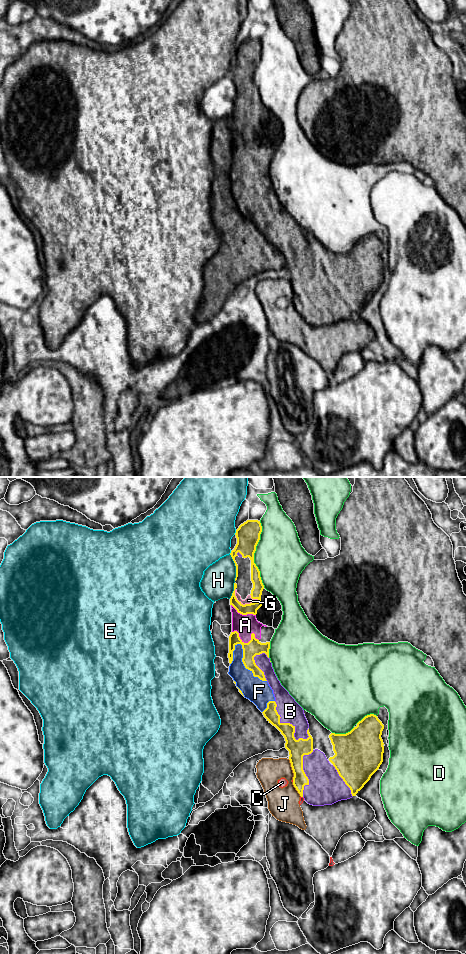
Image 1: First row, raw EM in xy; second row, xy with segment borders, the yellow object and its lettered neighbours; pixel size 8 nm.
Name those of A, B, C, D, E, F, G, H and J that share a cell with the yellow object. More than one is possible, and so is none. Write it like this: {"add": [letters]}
{"add": ["A", "B", "F", "G"]}

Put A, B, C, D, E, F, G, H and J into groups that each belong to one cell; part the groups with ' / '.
A B F G / C J / D / E / H

